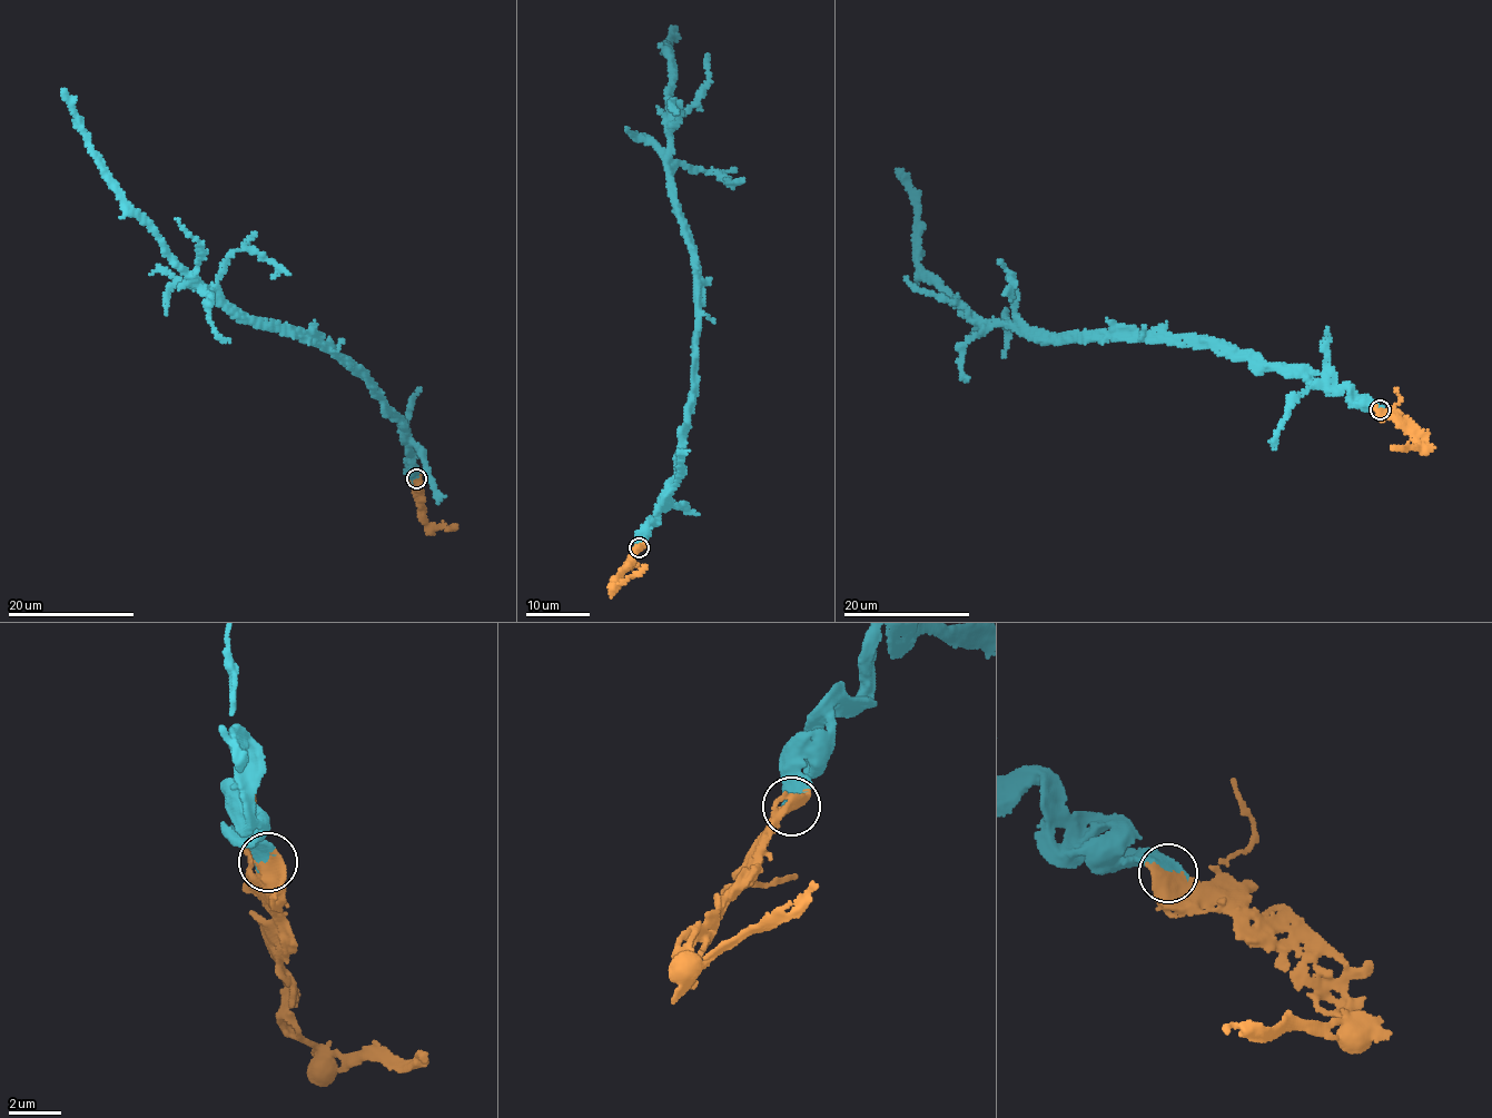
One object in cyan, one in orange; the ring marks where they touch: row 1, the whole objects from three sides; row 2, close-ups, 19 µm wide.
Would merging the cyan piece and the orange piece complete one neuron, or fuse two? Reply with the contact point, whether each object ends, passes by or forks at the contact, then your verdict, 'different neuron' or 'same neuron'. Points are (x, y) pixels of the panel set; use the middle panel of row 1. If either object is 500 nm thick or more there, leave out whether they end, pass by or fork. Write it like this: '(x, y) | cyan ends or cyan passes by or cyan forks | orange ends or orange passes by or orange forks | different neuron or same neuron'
(639, 547) | same neuron

